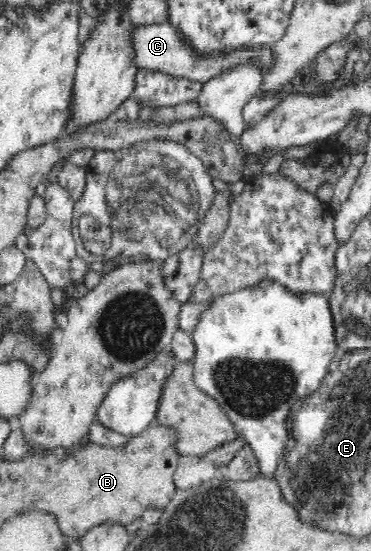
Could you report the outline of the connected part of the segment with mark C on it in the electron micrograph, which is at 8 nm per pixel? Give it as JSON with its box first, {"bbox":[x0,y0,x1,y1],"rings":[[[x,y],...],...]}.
{"bbox":[134,22,276,83],"rings":[[[164,22],[164,24],[142,25],[134,32],[134,59],[138,68],[160,69],[176,77],[190,79],[196,83],[206,83],[211,78],[220,76],[236,69],[238,65],[257,66],[262,77],[268,73],[276,62],[272,44],[262,45],[242,45],[224,51],[214,51],[213,53],[202,53],[192,45],[183,35],[183,32],[174,23]]]}

